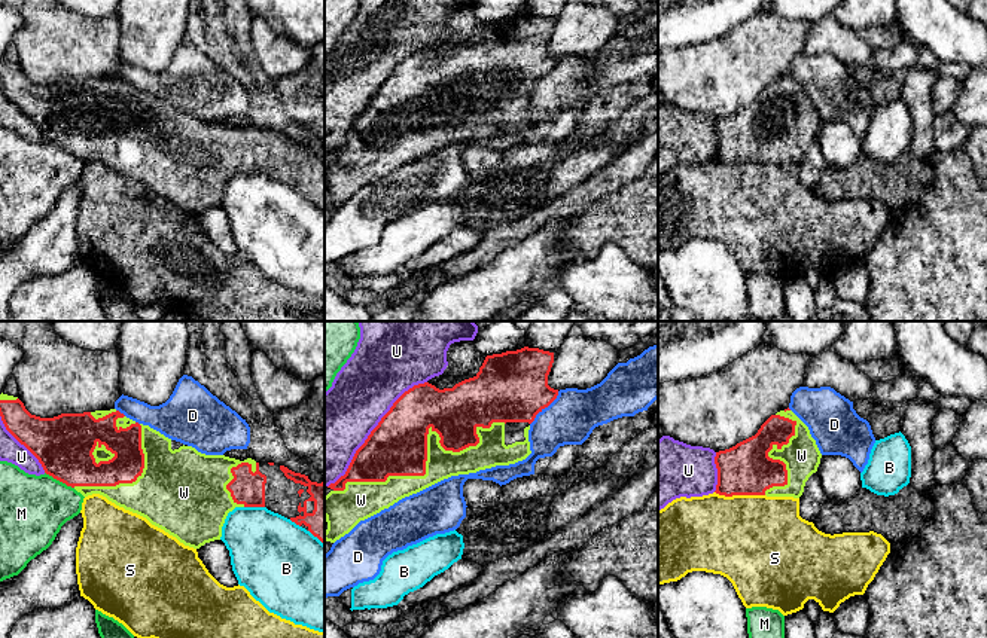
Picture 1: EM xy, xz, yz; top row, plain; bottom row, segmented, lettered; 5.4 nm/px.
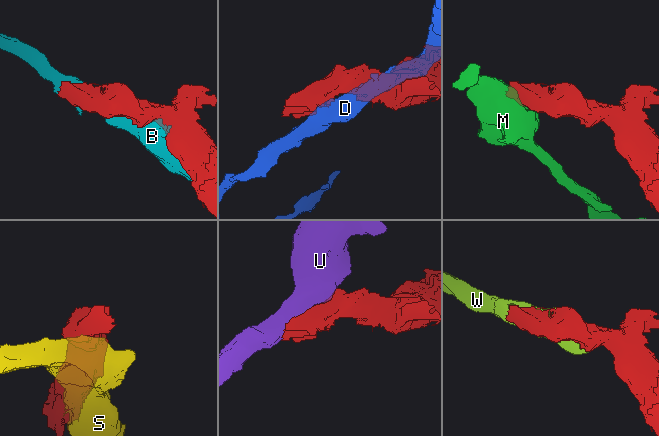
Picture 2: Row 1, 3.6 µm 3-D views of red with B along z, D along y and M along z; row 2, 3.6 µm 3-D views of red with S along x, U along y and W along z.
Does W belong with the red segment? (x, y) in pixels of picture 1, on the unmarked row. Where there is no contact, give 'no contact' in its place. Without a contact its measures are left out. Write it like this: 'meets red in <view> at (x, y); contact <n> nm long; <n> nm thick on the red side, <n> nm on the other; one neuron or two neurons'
meets red in xz at (426, 118); contact 1000 nm long; 320 nm thick on the red side, 160 nm on the other; one neuron

